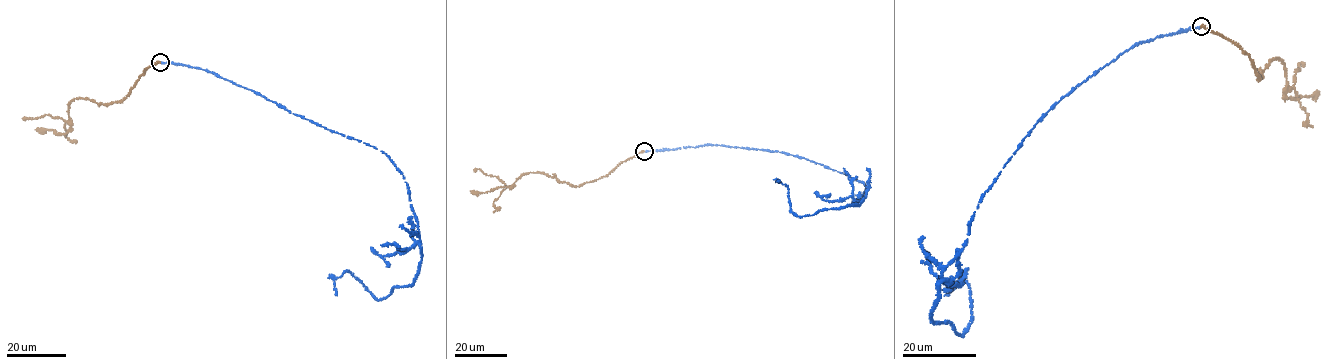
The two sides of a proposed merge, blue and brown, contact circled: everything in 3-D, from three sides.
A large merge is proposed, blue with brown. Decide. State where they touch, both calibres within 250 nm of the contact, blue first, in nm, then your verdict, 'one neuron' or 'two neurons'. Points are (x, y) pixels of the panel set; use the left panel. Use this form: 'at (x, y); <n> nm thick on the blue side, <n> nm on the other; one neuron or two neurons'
at (160, 62); 240 nm thick on the blue side, 240 nm on the other; two neurons

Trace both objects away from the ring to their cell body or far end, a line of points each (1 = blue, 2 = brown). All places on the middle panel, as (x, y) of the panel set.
1: (643, 151), (705, 145), (776, 151), (863, 182), (866, 197), (857, 206), (800, 216), (780, 180)
2: (644, 151), (580, 186), (532, 172), (519, 177), (510, 188), (484, 193), (470, 190)

